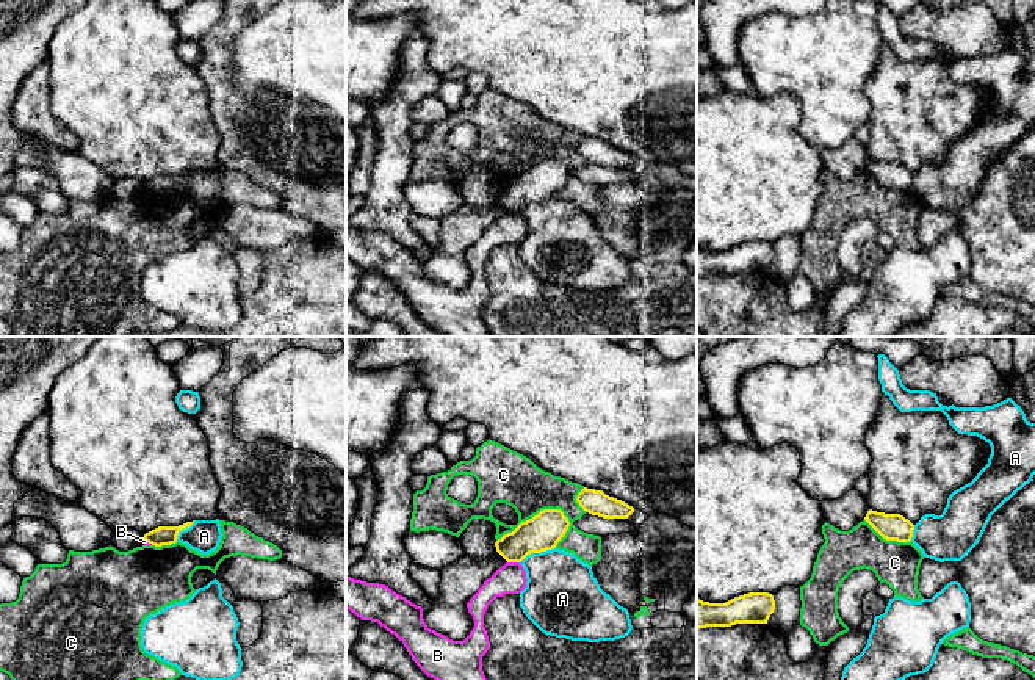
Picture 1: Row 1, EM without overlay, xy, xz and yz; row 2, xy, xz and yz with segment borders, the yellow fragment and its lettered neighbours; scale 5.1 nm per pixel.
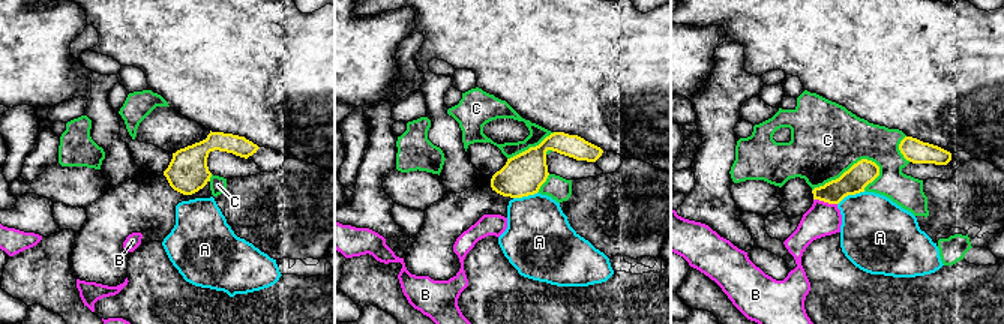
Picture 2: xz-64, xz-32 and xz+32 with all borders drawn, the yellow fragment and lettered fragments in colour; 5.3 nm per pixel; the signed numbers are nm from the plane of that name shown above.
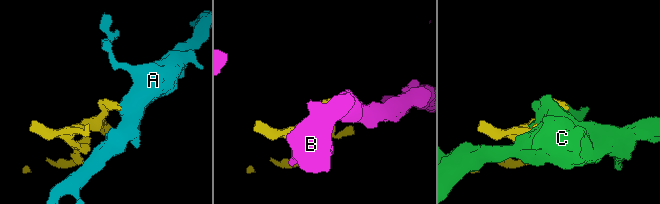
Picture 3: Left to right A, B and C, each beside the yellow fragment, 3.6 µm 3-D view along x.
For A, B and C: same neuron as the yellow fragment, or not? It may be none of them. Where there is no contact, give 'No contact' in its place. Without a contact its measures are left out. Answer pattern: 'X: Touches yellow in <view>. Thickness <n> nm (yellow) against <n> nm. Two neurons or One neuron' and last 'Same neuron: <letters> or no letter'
A: Touches yellow in xz. Thickness 190 nm (yellow) against 380 nm. Two neurons
B: Touches yellow in xz. Thickness 190 nm (yellow) against 160 nm. Two neurons
C: Touches yellow in xz. Thickness 190 nm (yellow) against 280 nm. Two neurons
Same neuron: no letter

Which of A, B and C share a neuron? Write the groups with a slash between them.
A / B / C

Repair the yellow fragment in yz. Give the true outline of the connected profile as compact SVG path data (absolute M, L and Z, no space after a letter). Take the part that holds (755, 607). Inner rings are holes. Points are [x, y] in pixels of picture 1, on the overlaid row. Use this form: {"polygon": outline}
{"polygon": "M748 592L725 603L697 599L697 630L736 624L767 624L774 609L775 600L769 592Z"}

